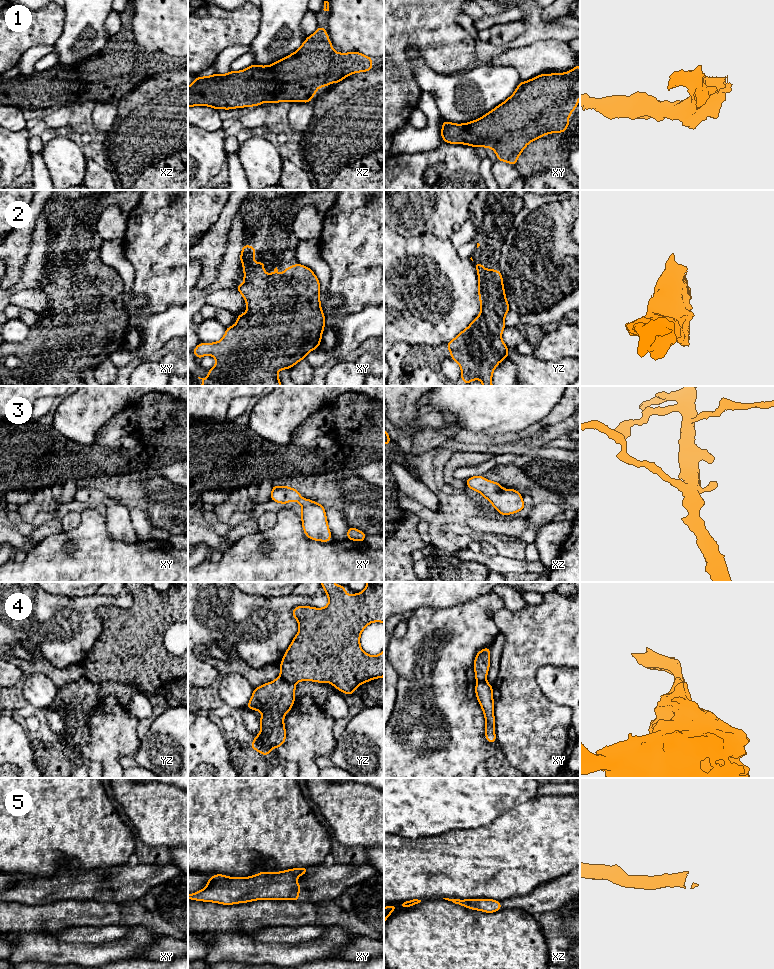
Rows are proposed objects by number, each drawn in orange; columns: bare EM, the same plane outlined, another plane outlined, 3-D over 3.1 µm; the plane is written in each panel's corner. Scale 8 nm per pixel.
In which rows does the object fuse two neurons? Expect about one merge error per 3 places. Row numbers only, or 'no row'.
4

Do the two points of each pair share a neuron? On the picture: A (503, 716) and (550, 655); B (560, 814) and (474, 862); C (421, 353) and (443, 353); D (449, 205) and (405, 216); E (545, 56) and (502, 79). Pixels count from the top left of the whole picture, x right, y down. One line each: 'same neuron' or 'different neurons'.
A: same neuron
B: same neuron
C: same neuron
D: same neuron
E: different neurons

